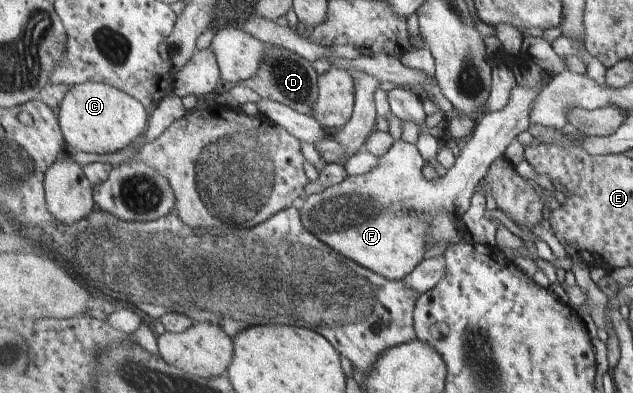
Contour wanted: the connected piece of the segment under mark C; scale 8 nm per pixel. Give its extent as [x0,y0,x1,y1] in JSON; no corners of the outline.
[58,82,151,155]

